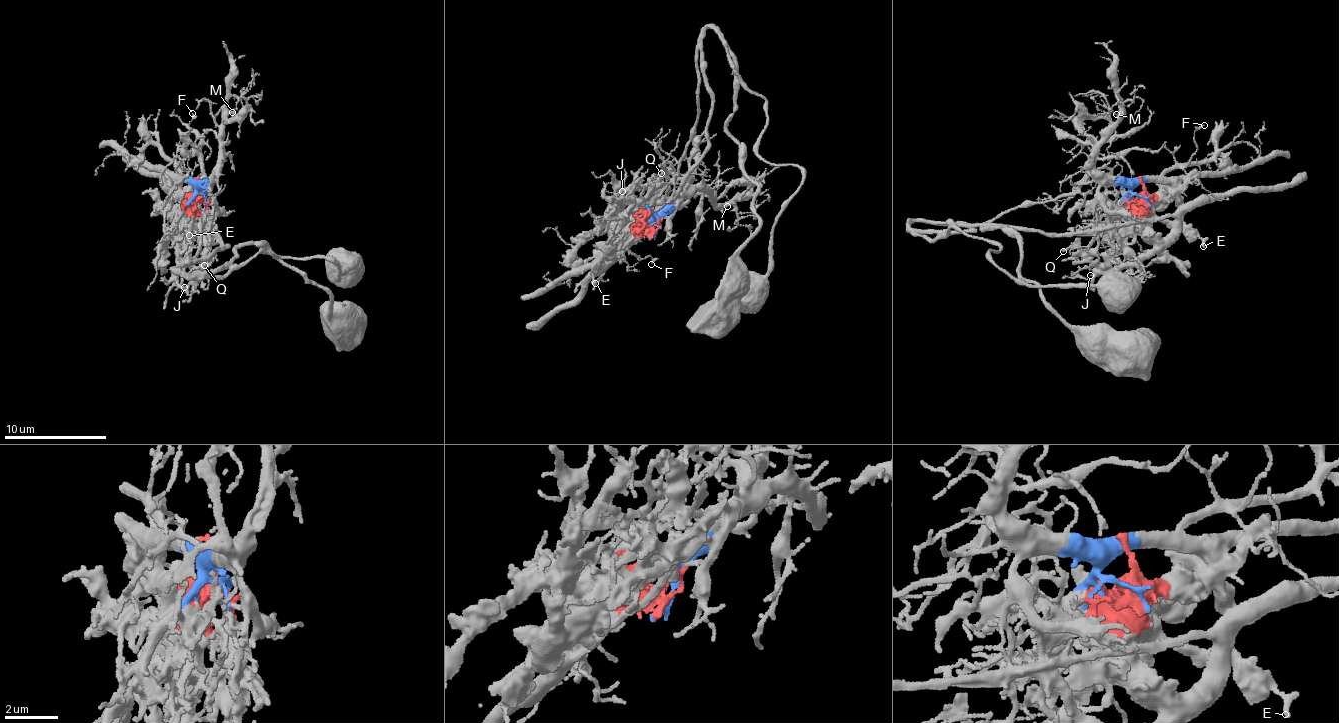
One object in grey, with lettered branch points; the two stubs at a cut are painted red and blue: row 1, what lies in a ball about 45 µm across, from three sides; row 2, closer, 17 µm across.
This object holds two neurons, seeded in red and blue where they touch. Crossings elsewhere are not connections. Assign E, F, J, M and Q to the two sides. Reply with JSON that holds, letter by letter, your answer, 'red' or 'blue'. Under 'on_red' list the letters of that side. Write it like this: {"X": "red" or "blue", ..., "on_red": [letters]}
{"E": "red", "F": "blue", "J": "red", "M": "blue", "Q": "red", "on_red": ["E", "J", "Q"]}

